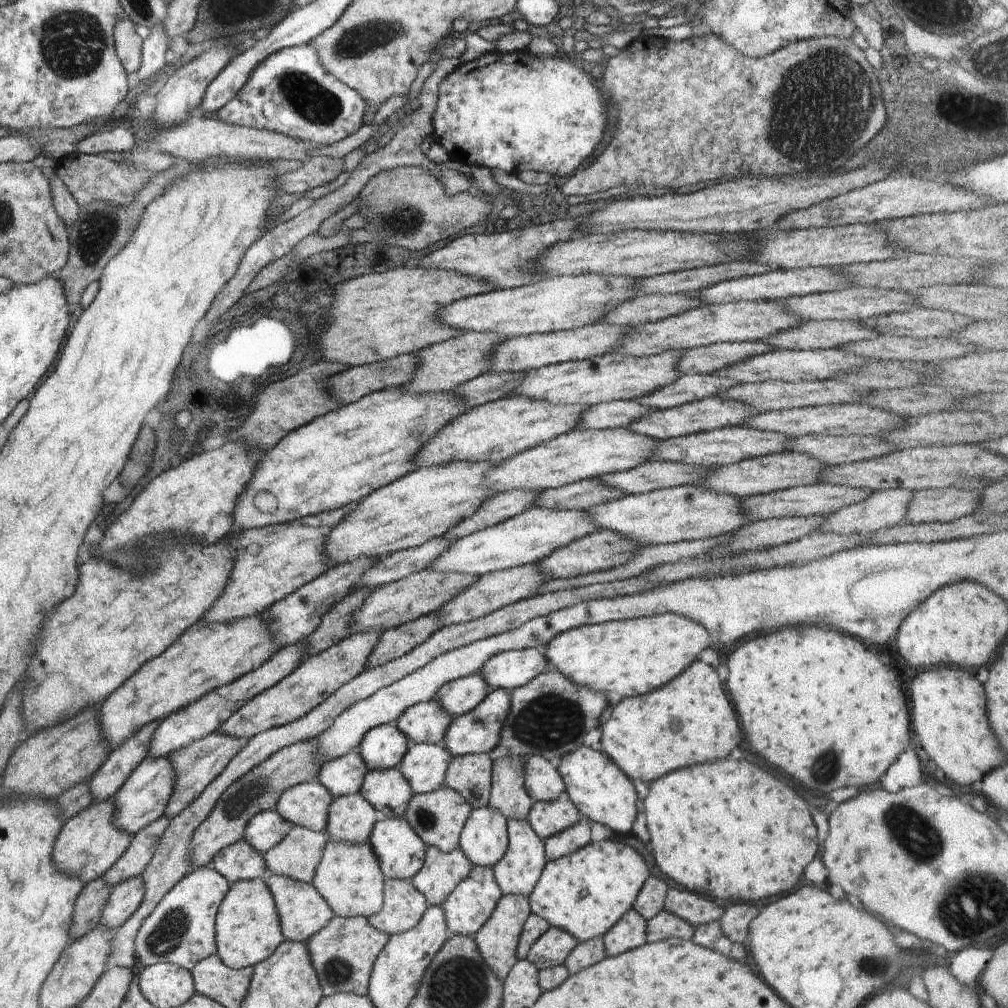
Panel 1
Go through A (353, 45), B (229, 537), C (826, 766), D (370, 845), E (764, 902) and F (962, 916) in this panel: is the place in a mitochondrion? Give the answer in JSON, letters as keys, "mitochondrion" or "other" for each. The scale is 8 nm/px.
{"A":"mitochondrion","B":"other","C":"mitochondrion","D":"other","E":"other","F":"mitochondrion"}

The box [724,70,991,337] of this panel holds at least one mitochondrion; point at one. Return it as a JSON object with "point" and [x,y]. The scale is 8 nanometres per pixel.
{"point":[955,99]}

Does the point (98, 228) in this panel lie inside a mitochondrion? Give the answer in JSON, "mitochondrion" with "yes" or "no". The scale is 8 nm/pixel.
{"mitochondrion":"yes"}

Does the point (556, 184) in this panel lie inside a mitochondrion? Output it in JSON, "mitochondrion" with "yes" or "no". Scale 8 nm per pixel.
{"mitochondrion":"no"}

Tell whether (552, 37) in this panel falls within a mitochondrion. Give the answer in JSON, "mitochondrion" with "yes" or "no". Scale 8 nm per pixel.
{"mitochondrion":"no"}

